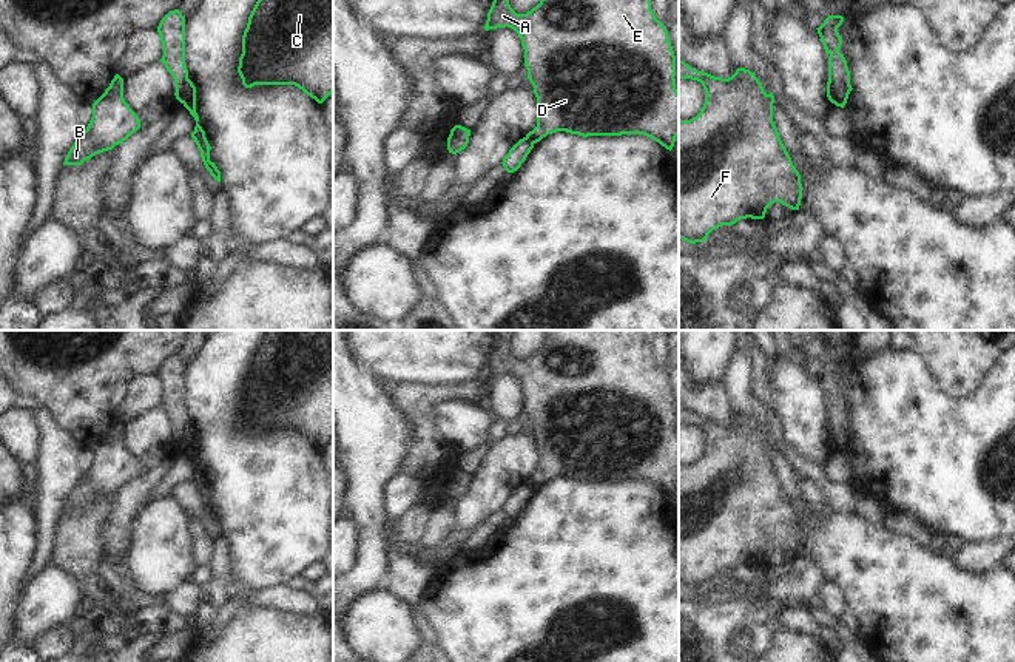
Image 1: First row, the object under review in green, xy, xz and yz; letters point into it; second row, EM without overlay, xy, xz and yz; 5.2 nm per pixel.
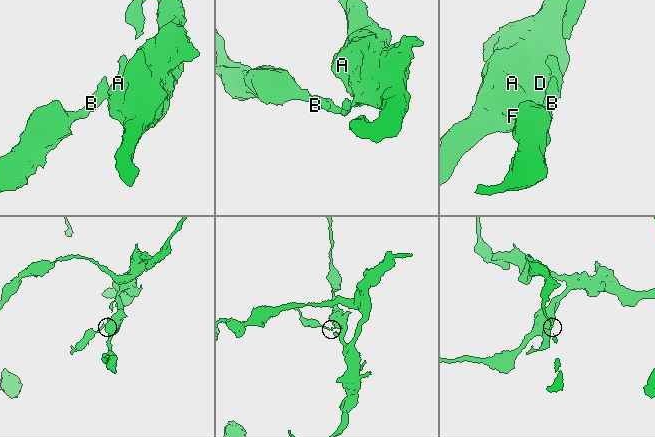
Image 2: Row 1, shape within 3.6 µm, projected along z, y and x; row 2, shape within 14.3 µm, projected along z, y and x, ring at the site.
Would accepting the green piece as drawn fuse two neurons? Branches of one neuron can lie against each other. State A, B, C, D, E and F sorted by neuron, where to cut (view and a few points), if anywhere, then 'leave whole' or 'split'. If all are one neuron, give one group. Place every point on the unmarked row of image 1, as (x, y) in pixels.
A C D E F / B | xy (188, 425), (182, 448) | split

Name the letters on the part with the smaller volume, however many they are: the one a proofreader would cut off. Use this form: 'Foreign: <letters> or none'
Foreign: B

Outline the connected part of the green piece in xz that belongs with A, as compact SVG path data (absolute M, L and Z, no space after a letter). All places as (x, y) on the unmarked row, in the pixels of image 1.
M545 330L540 349L526 360L511 353L512 332L495 332L484 375L508 372L521 384L538 454L537 472L526 483L537 489L557 477L643 480L671 497L679 481L676 401L642 330Z

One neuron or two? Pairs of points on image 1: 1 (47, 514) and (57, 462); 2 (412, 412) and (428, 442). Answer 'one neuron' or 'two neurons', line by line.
1: one neuron
2: one neuron

